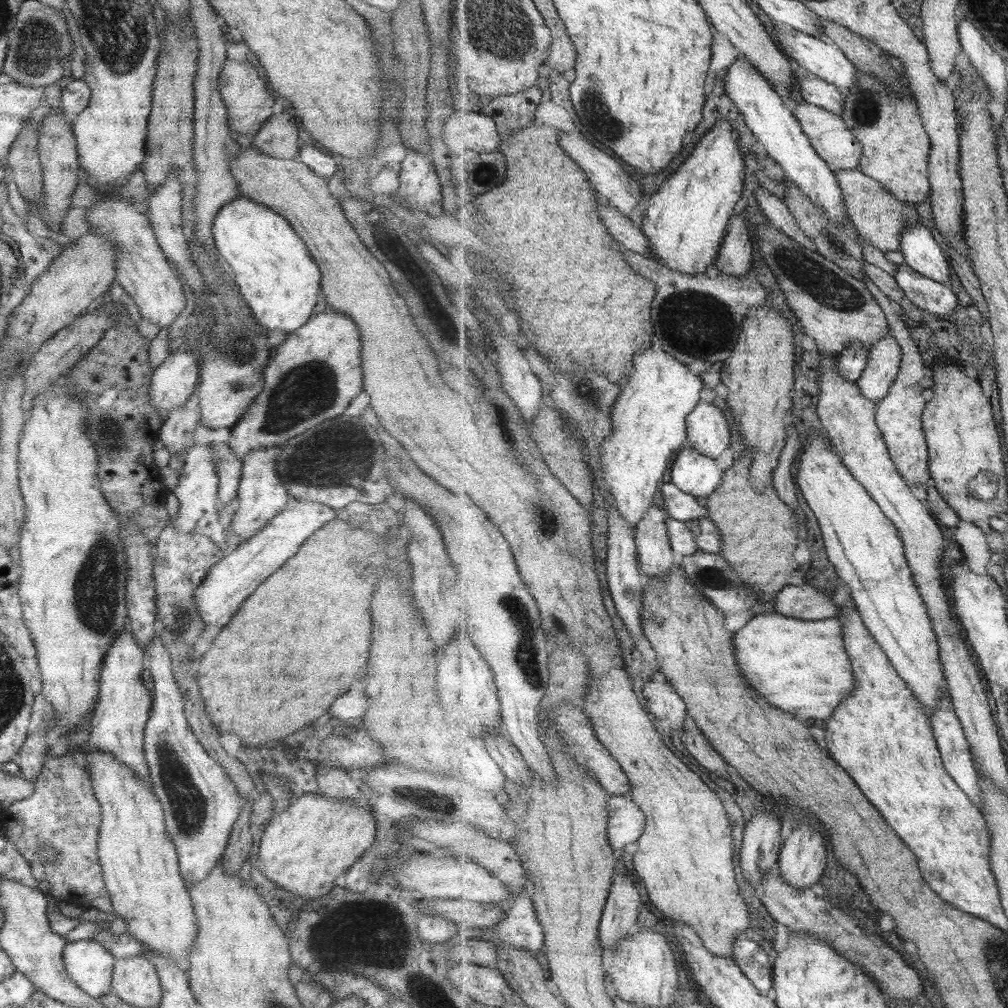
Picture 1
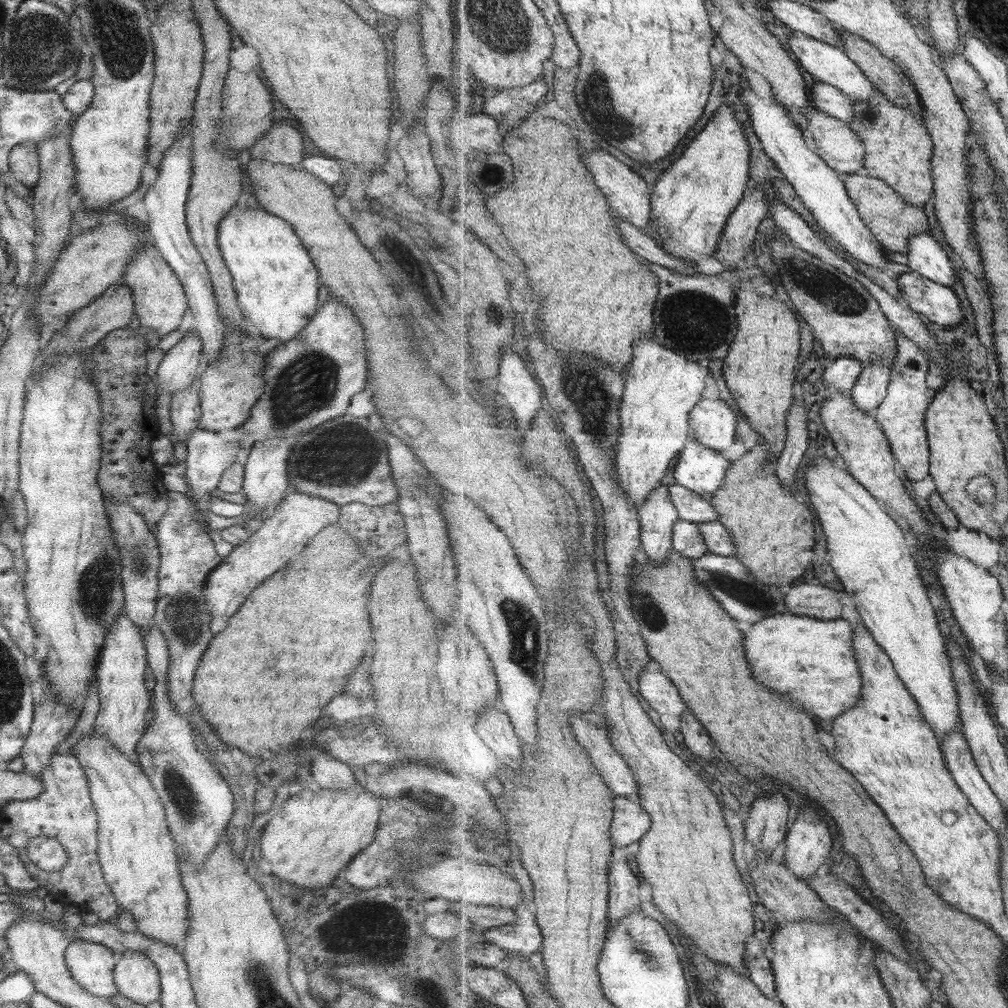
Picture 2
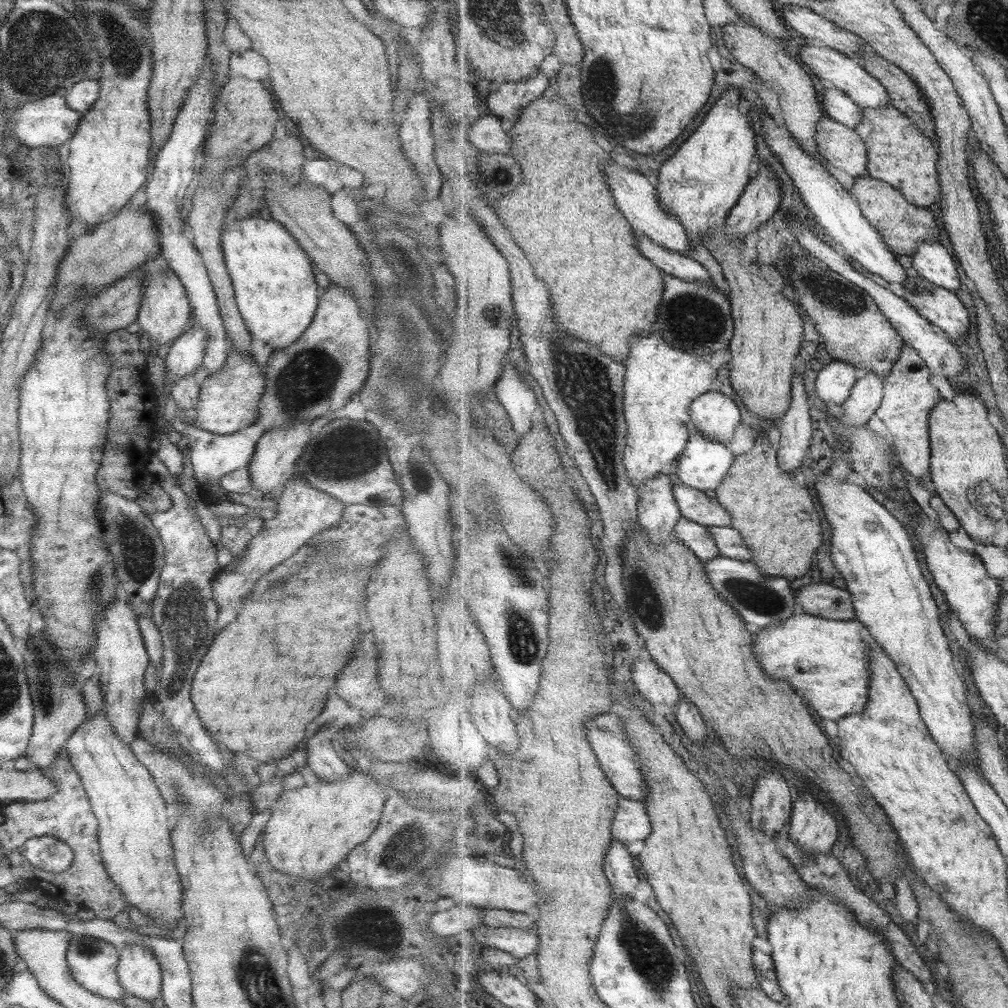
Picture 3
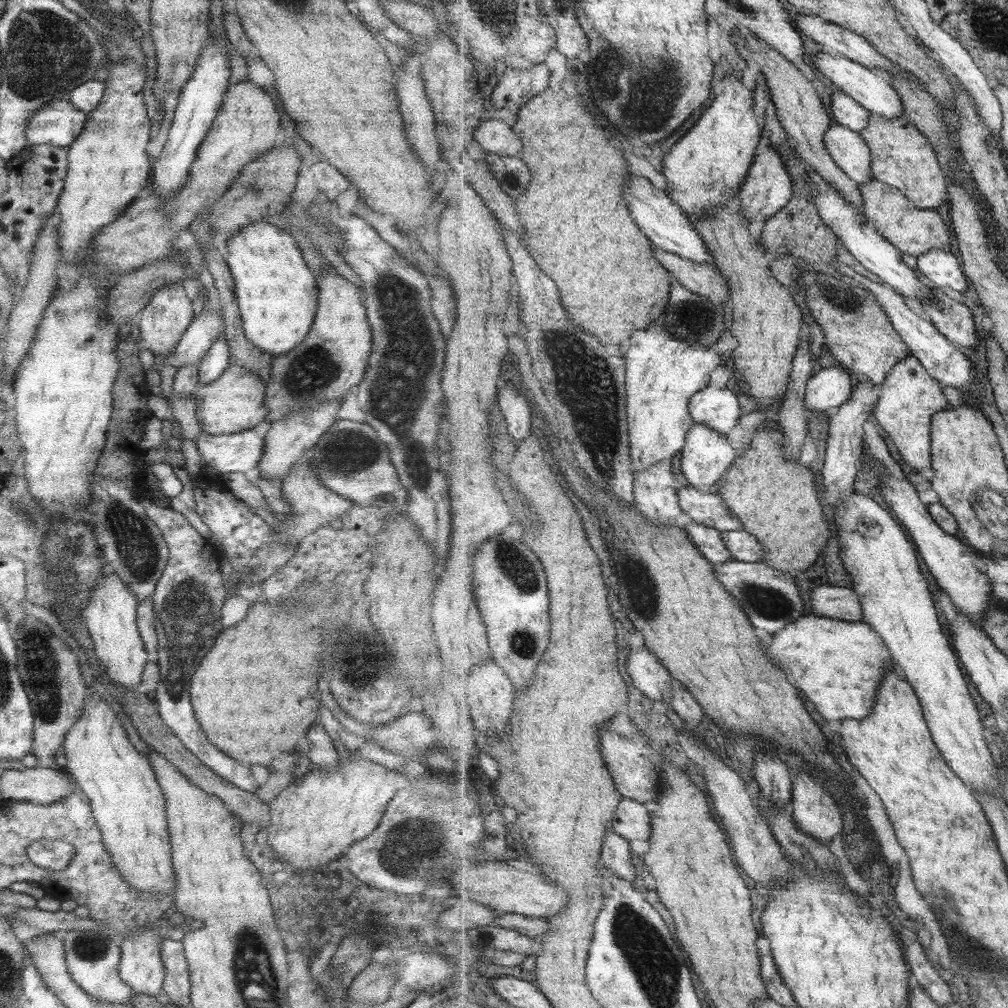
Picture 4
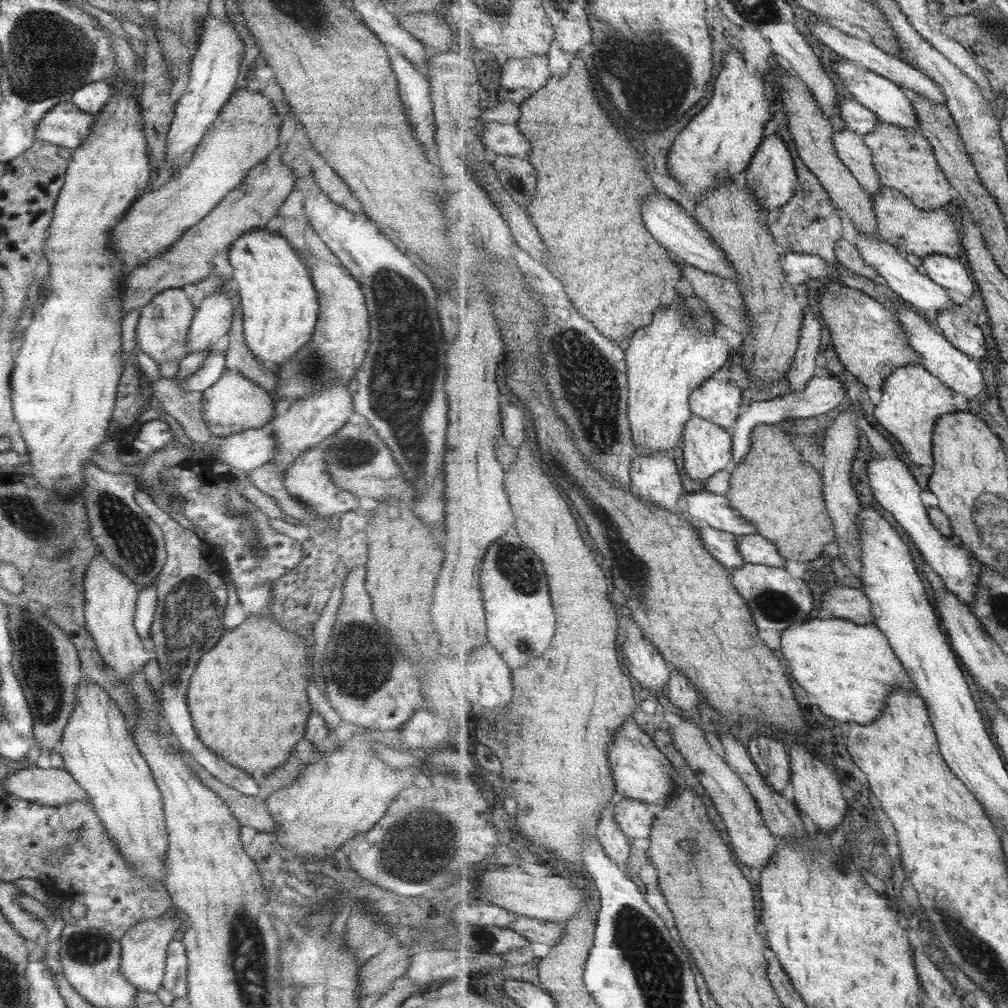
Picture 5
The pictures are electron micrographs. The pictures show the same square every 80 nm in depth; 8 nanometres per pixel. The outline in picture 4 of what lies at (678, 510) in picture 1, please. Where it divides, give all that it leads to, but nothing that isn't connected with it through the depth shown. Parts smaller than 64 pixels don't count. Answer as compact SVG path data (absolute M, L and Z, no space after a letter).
M693 486L679 490L680 507L691 520L720 531L744 530L741 519L718 494L702 492Z

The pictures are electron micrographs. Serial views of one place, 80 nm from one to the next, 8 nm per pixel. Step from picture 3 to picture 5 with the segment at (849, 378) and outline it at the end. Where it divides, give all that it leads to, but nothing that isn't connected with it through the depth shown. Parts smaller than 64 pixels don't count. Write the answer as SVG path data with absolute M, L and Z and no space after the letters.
M825 375L824 377L813 377L800 392L790 392L786 396L778 396L773 400L761 400L749 404L743 410L738 418L737 424L731 430L734 439L734 463L733 466L739 464L751 450L752 435L759 425L773 425L781 420L794 420L797 418L811 418L812 416L821 416L827 414L831 410L835 410L837 406L841 406L847 398L847 389L844 382L837 375Z

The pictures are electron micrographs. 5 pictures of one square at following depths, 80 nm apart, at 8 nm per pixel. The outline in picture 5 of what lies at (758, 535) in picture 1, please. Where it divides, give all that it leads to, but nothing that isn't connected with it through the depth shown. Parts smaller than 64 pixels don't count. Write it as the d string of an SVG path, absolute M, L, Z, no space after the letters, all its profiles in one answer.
M759 425L752 435L752 447L747 456L730 469L730 483L726 494L731 505L749 522L756 525L757 532L773 541L785 560L809 563L823 554L825 546L835 541L834 522L827 510L824 495L823 474L818 467L801 466L805 459L794 442L795 433L789 434L775 425Z

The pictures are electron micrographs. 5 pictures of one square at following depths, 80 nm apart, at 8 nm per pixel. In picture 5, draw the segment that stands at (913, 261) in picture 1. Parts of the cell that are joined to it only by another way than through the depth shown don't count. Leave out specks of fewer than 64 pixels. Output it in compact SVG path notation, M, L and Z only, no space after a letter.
M932 254L922 259L922 266L929 278L943 288L951 288L965 297L970 297L977 290L978 283L963 260L944 254Z

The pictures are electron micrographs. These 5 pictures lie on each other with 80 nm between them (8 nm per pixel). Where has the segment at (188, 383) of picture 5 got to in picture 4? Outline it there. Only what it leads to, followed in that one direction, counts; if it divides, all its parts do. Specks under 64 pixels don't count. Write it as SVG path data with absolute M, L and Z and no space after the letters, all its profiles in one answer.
M219 333L195 368L195 376L198 378L198 388L203 383L215 380L223 372L223 369L230 363L229 355L224 335Z

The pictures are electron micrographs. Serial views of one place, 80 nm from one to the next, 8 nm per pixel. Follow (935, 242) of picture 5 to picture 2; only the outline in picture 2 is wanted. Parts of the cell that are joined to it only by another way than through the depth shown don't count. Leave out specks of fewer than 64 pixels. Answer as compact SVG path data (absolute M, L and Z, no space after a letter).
M847 175L846 189L852 196L854 203L858 206L859 214L867 223L871 232L877 237L888 252L899 252L907 254L910 236L925 234L929 232L929 218L923 207L913 206L892 186L889 186L883 179L873 178L867 175Z

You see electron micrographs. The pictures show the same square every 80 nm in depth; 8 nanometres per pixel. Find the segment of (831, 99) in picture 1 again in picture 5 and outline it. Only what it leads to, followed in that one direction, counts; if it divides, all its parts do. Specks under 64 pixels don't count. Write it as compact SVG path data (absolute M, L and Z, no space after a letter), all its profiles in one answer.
M844 98L838 106L840 118L846 123L847 128L854 130L861 136L873 133L881 122L880 118L855 98Z

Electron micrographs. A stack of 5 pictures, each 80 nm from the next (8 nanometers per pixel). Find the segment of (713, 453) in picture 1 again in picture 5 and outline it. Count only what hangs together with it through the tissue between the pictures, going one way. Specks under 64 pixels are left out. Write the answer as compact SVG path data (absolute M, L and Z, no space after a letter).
M709 378L690 396L694 416L710 419L711 422L732 430L743 413L743 393L734 382L721 383Z

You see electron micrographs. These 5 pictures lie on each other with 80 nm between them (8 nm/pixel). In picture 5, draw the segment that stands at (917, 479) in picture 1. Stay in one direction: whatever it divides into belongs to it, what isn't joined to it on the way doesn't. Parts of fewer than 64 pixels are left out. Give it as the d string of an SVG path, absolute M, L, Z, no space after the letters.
M921 363L895 369L882 388L882 401L874 415L888 433L900 443L910 460L919 466L934 466L934 428L938 417L959 410L955 408L951 388Z

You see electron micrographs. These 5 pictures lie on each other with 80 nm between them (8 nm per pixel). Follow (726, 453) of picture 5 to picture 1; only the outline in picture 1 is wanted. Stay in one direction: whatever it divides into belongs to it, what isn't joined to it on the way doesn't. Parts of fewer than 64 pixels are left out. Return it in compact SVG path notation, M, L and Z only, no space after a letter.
M685 446L677 453L670 470L671 482L683 492L709 498L722 484L726 468L721 460Z

